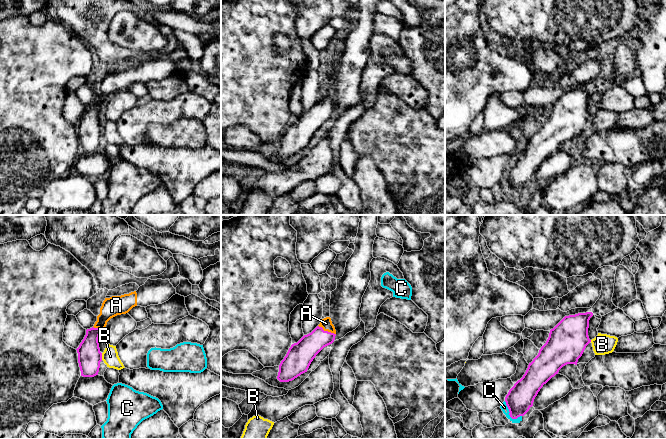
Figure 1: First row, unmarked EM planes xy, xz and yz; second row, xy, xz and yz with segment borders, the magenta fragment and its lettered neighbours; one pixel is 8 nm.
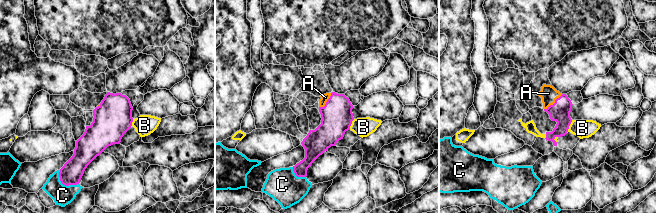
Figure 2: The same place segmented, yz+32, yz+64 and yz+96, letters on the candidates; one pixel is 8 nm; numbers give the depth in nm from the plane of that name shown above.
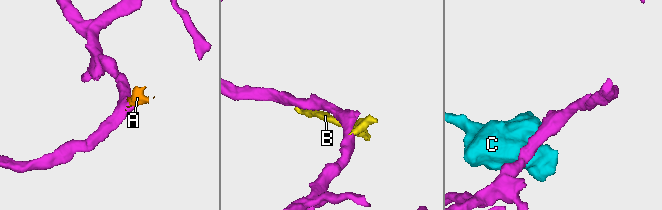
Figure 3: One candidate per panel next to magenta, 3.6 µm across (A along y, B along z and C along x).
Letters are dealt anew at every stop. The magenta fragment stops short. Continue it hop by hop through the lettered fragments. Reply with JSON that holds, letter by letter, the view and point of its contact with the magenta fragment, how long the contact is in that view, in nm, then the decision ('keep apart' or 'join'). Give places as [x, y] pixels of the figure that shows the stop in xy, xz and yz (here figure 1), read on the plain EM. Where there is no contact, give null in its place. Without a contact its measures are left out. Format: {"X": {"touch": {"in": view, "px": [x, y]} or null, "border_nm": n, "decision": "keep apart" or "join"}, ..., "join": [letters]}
{"A": {"touch": {"in": "xz", "px": [327, 107]}, "border_nm": 160, "decision": "join"}, "B": {"touch": {"in": "xy", "px": [101, 132]}, "border_nm": 60, "decision": "keep apart"}, "C": {"touch": {"in": "yz", "px": [509, 190]}, "border_nm": 190, "decision": "keep apart"}, "join": ["A"]}

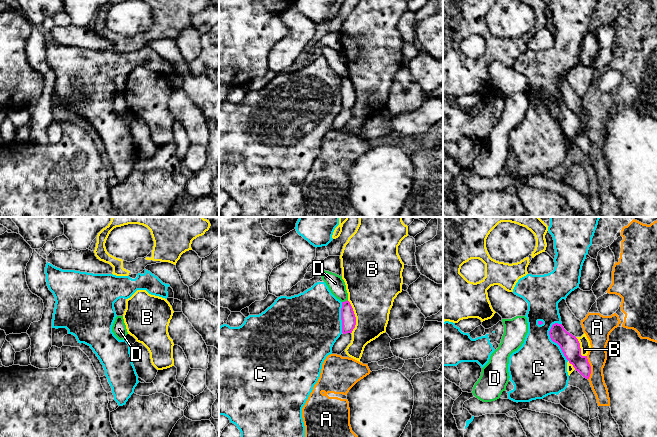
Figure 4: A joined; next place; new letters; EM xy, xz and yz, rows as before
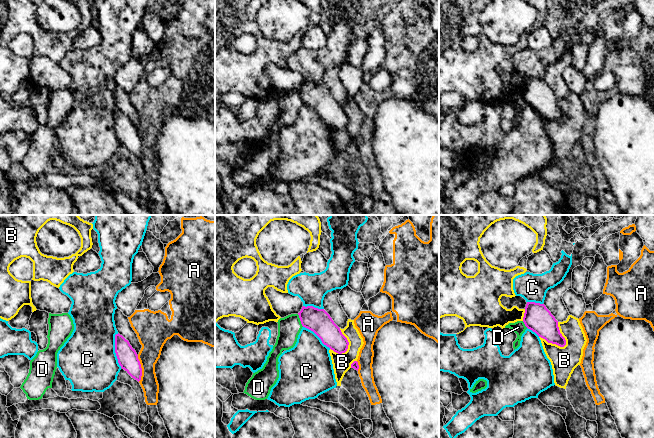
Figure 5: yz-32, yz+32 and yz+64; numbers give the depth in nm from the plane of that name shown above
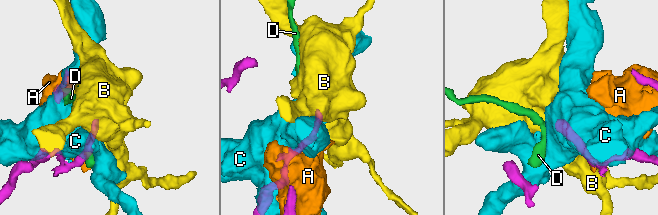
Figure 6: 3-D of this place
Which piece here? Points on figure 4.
{"A": {"touch": {"in": "yz", "px": [590, 144]}, "border_nm": 190, "decision": "keep apart"}, "B": {"touch": {"in": "xz", "px": [355, 93]}, "border_nm": 280, "decision": "keep apart"}, "C": {"touch": {"in": "yz", "px": [554, 117]}, "border_nm": 320, "decision": "keep apart"}, "D": {"touch": {"in": "xz", "px": [345, 77]}, "border_nm": 50, "decision": "keep apart"}, "join": []}

